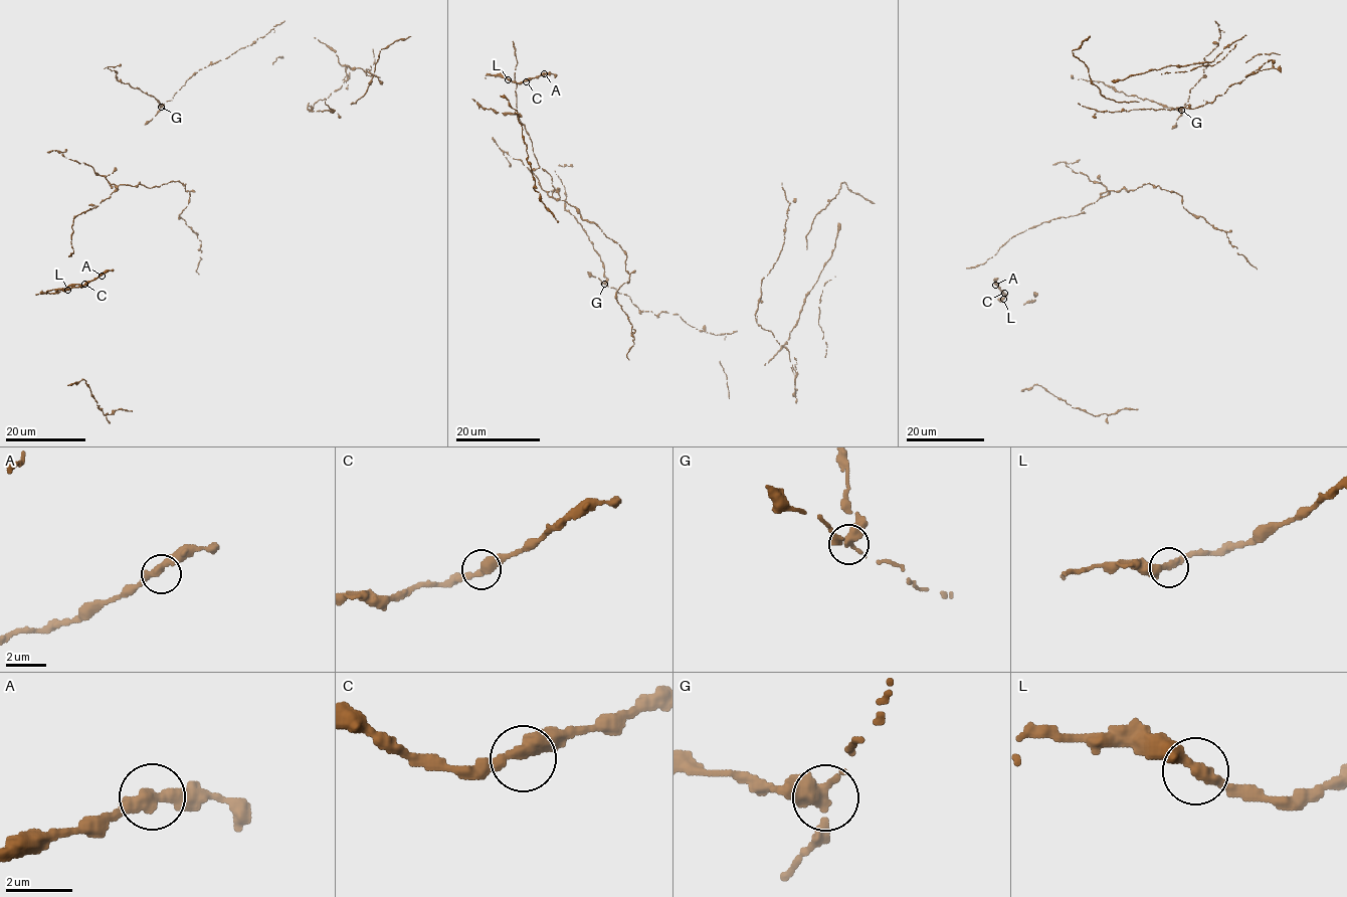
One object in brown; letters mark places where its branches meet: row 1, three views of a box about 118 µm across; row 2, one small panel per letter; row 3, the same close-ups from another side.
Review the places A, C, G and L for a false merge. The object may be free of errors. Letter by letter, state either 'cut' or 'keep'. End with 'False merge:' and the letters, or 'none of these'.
A: keep
C: keep
G: cut
L: keep
False merge: G

